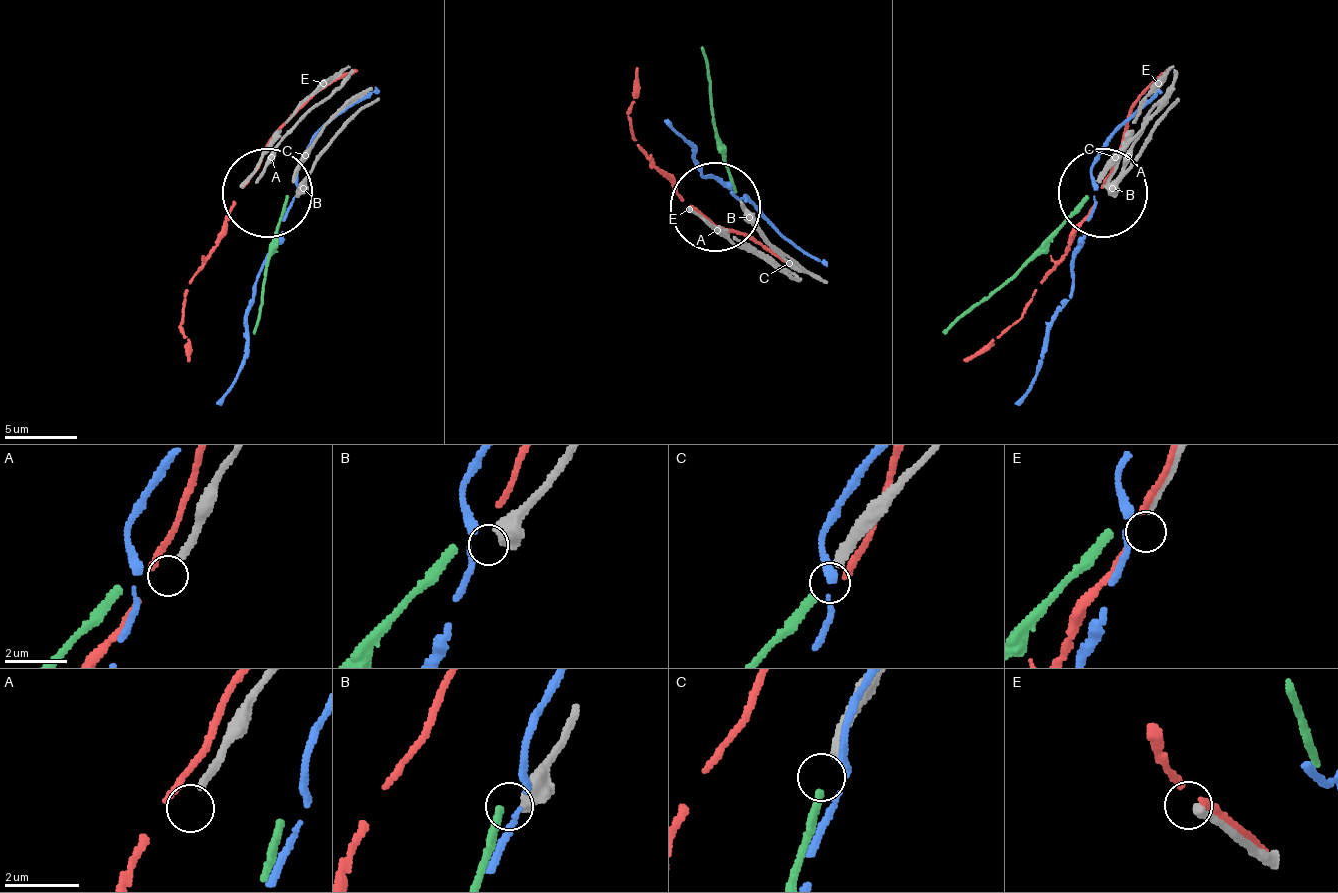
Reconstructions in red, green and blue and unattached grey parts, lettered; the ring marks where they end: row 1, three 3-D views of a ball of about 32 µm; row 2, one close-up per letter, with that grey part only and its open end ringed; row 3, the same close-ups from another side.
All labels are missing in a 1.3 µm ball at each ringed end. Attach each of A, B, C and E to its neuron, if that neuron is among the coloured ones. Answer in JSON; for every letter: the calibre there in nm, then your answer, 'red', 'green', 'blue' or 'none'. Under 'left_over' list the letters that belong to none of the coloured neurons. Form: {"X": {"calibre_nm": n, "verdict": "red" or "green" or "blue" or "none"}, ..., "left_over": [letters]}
{"A": {"calibre_nm": 200, "verdict": "none"}, "B": {"calibre_nm": 600, "verdict": "none"}, "C": {"calibre_nm": 280, "verdict": "green"}, "E": {"calibre_nm": 240, "verdict": "none"}, "left_over": ["A", "B", "E"]}

